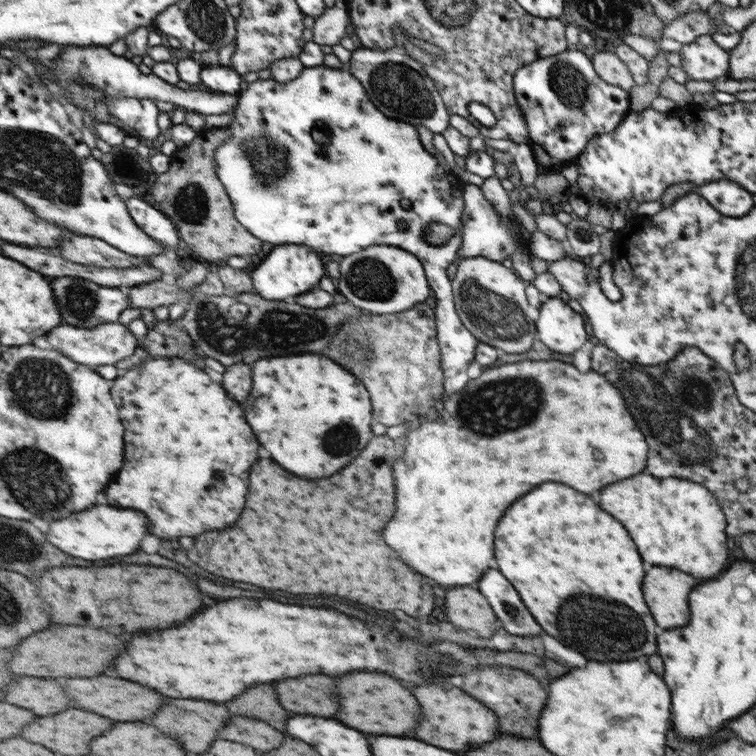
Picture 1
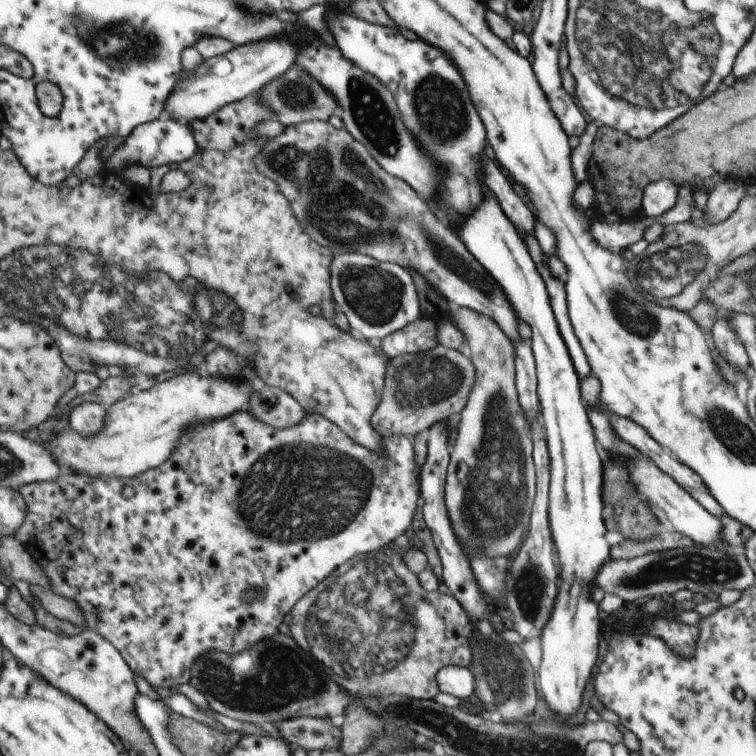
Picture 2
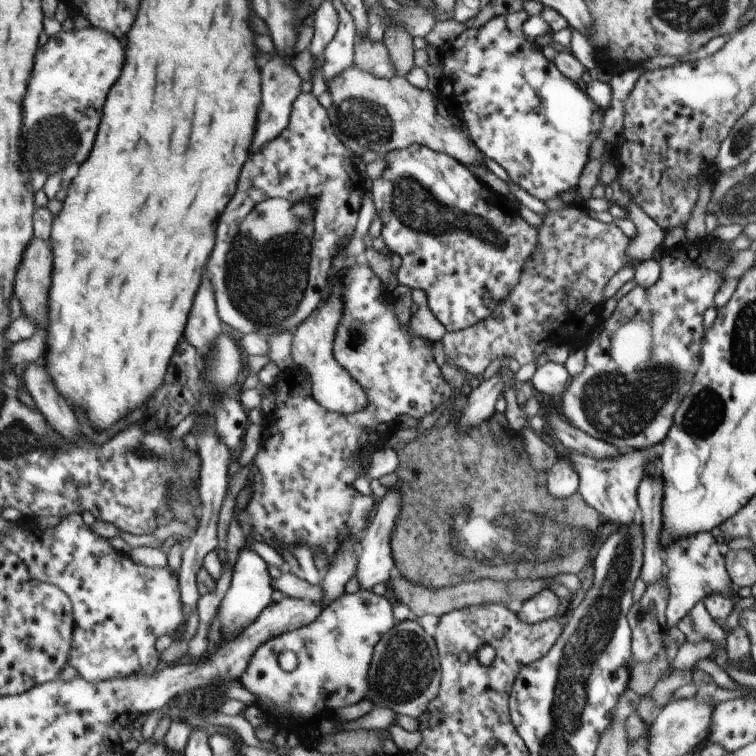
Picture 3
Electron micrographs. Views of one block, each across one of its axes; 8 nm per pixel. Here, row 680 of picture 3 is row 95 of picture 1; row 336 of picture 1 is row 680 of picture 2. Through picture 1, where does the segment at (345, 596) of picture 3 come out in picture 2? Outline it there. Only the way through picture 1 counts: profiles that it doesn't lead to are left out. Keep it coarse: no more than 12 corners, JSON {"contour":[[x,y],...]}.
{"contour":[[447,665],[437,672],[438,690],[468,700],[474,676]]}

